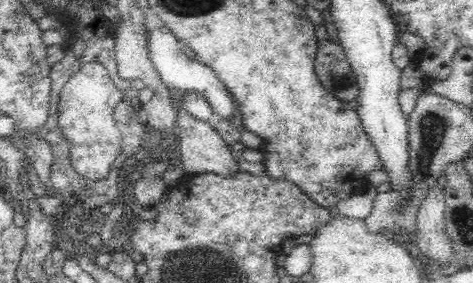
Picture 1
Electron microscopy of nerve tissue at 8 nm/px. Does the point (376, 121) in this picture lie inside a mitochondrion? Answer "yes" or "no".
no

